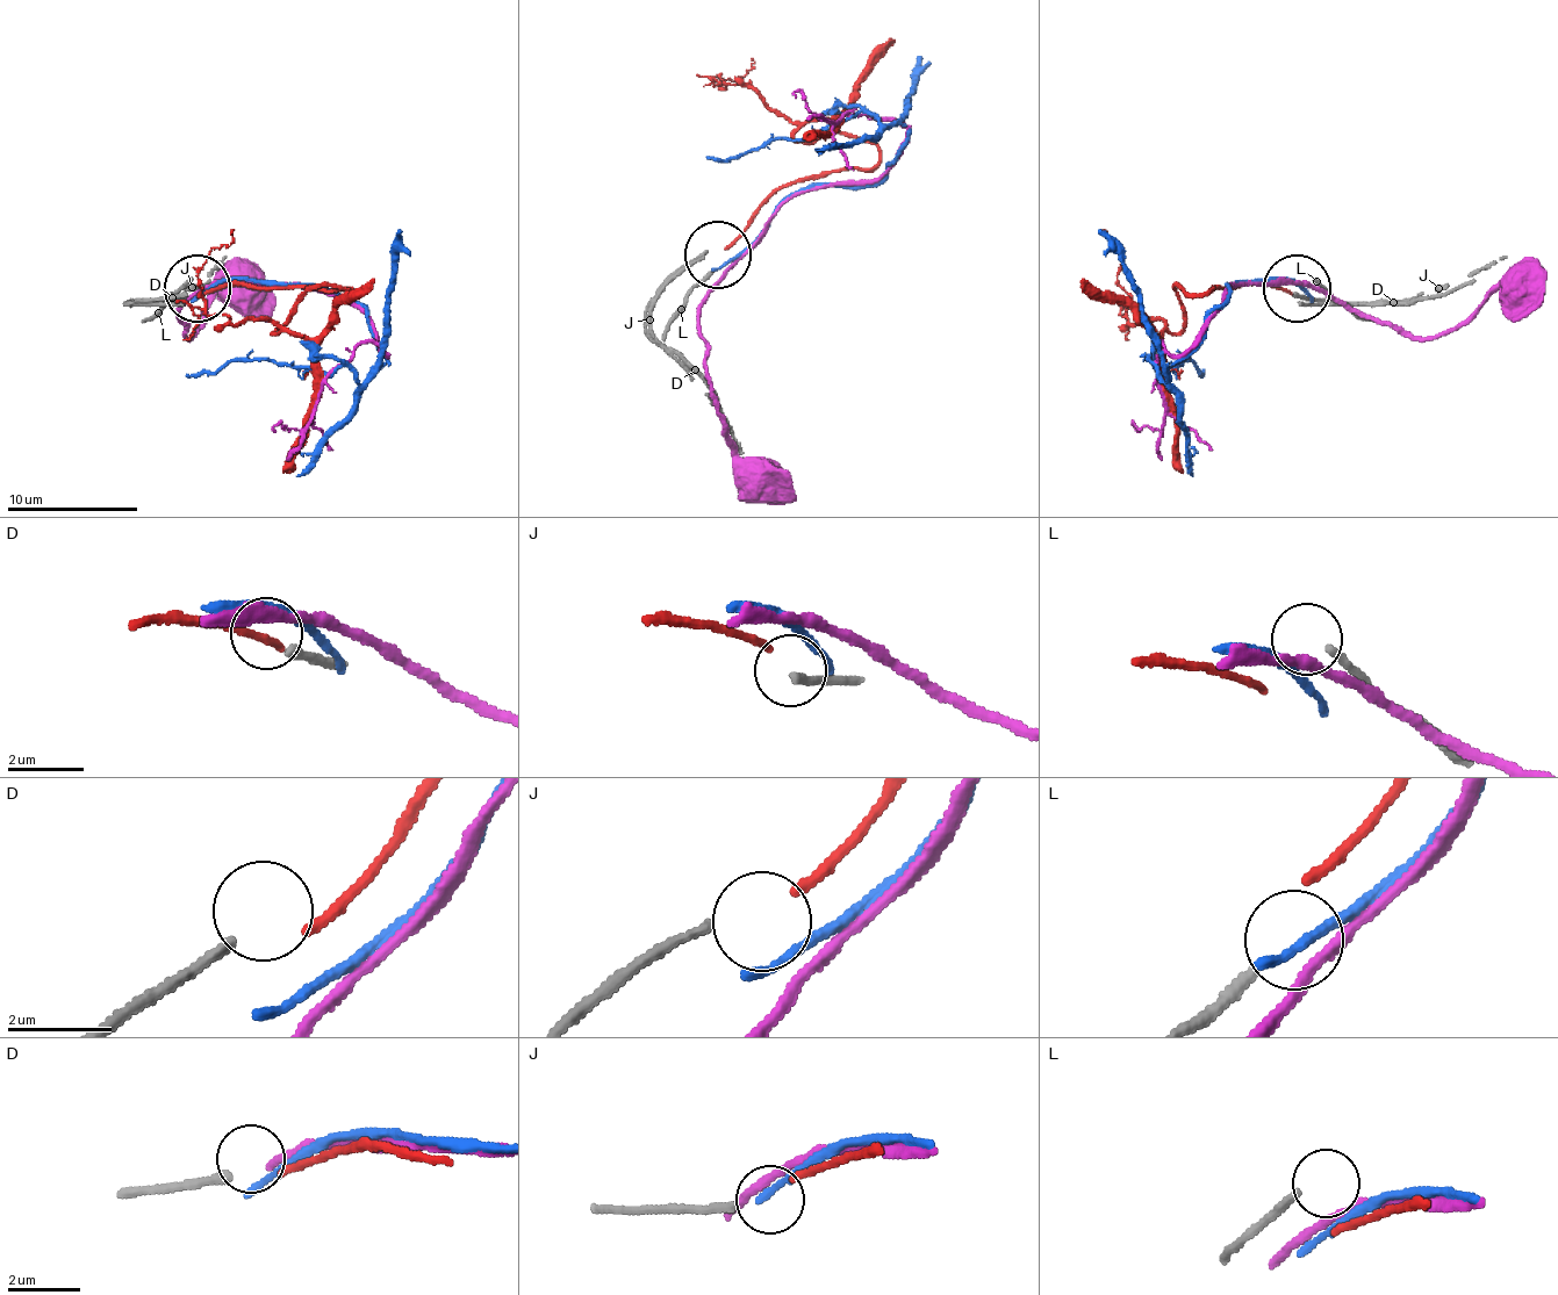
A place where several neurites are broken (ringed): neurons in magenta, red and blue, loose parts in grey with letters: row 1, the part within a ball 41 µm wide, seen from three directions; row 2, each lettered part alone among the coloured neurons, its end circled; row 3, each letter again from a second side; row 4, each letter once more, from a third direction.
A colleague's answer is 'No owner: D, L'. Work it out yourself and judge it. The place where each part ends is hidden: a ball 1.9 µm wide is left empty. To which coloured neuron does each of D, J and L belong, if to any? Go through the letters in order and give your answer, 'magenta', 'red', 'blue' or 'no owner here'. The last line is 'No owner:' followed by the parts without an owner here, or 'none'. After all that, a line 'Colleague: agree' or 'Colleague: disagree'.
D: no owner here
J: red
L: no owner here
No owner: D, L
Colleague: agree

